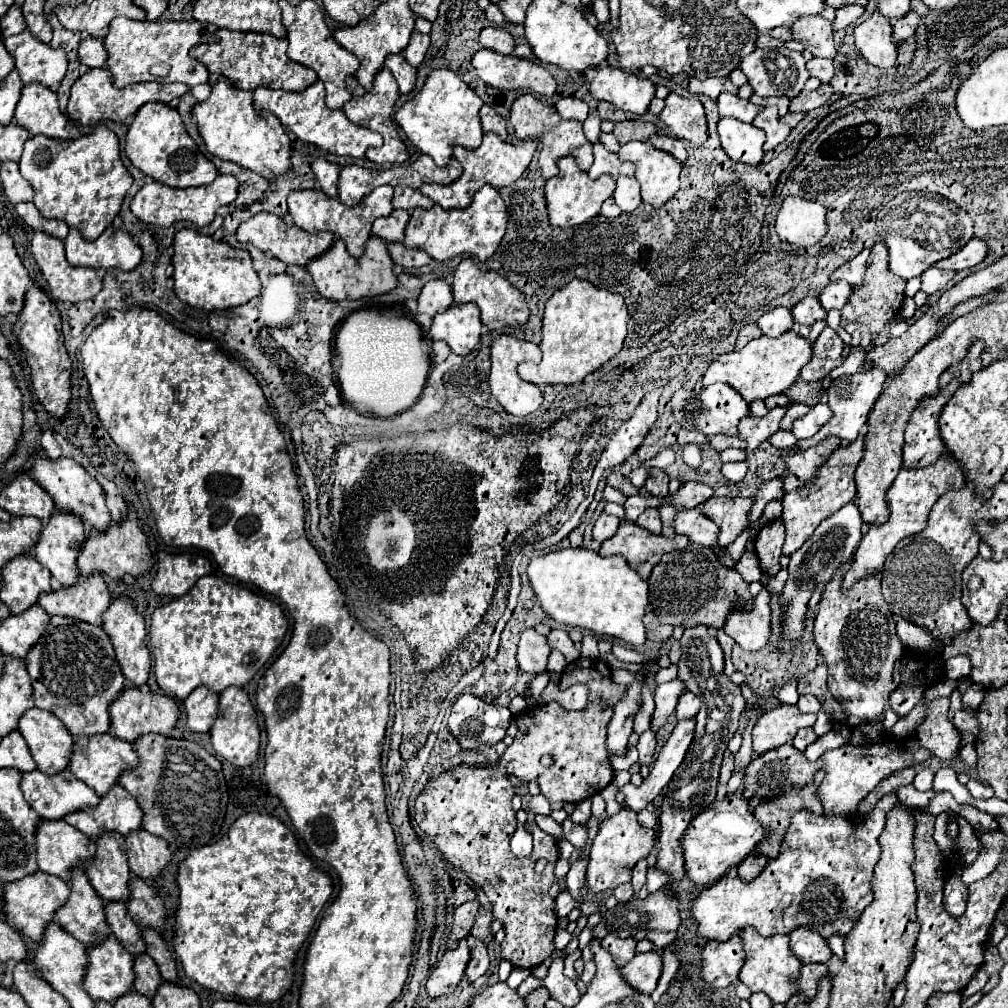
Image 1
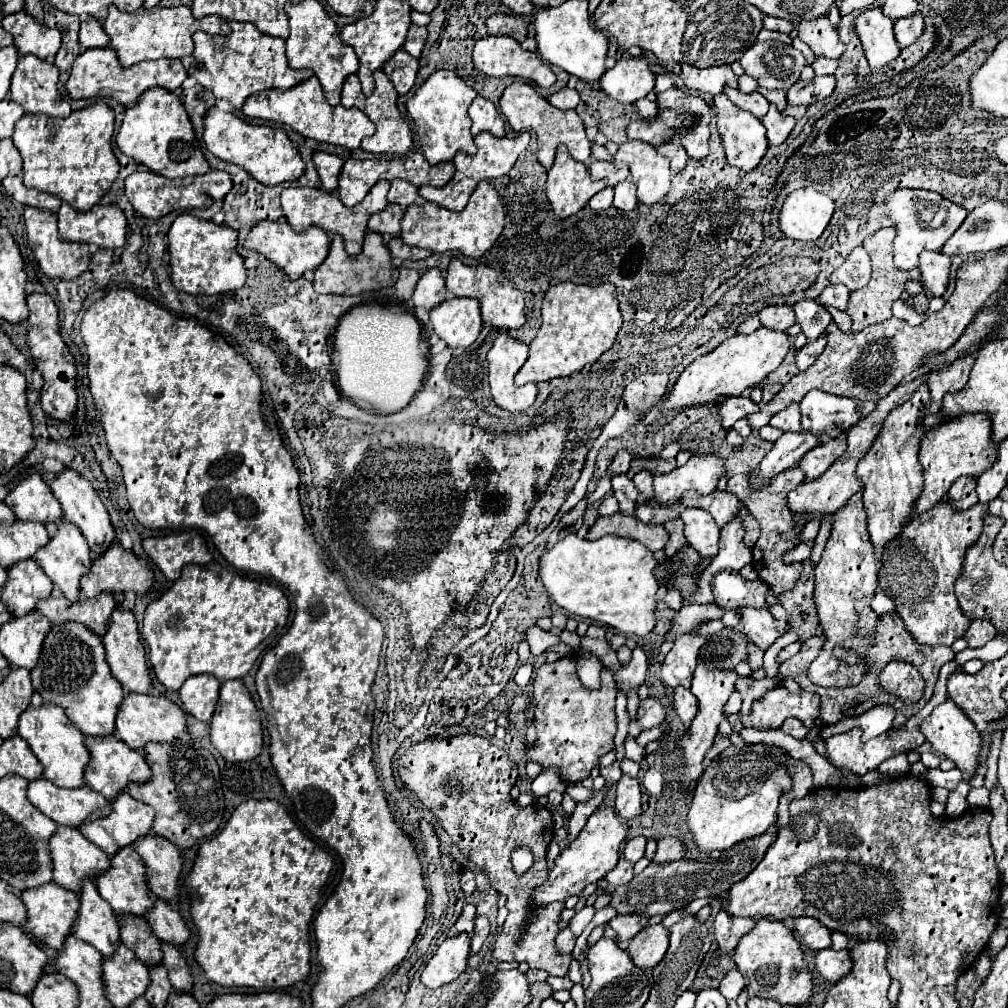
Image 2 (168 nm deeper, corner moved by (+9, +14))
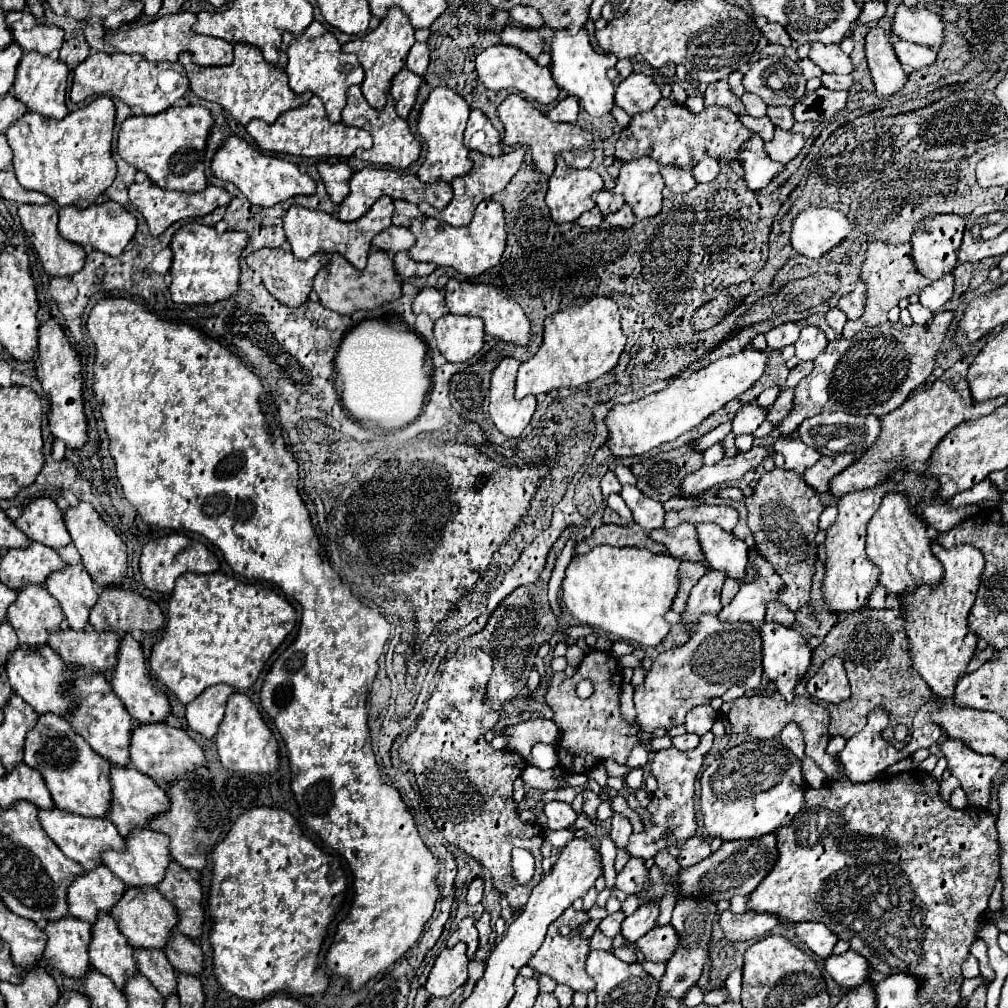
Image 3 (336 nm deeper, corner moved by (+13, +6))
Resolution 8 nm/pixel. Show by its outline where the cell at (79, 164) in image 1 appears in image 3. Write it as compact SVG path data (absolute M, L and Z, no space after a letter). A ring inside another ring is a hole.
M98 97L86 107L68 113L64 119L48 119L40 113L24 113L10 129L6 129L12 147L12 167L22 187L42 191L60 207L74 205L84 209L102 195L116 177L116 161L112 159L116 107L110 97Z

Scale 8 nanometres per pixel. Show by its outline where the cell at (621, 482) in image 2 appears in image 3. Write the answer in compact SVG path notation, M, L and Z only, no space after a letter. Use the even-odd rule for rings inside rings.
M608 471L608 473L602 477L602 493L604 493L604 497L608 497L610 493L620 493L620 489L622 489L622 485L618 483L614 471Z

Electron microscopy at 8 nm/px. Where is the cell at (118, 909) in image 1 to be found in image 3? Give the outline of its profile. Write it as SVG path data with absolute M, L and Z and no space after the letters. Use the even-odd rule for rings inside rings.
M134 949L134 957L138 961L140 973L148 977L148 981L158 989L162 997L170 997L170 993L176 993L178 973L170 965L162 949Z

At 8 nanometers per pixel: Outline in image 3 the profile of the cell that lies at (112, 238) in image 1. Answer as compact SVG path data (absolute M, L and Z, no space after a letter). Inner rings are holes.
M104 201L100 205L92 203L86 209L76 209L74 205L66 205L66 207L60 207L58 231L68 241L74 241L74 243L78 243L82 247L92 245L96 251L102 251L106 255L116 257L116 255L120 255L124 251L128 241L134 237L136 217L116 201Z

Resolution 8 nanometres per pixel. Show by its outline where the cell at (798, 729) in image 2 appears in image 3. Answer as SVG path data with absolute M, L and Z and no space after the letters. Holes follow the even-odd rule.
M794 723L786 725L784 731L780 733L780 739L798 759L804 757L804 739L802 739L802 731L798 729L798 725L794 725Z

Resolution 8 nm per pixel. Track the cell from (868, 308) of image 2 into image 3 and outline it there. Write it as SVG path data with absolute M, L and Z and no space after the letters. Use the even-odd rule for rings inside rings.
M874 241L868 249L868 257L864 261L862 277L868 289L868 303L864 309L864 315L858 321L848 321L844 327L842 337L850 339L854 337L860 329L864 327L876 327L888 321L888 311L900 303L900 299L908 299L910 295L918 295L926 285L932 281L922 277L918 269L914 269L914 259L910 253L910 243L900 243L900 245L888 245L882 241Z

